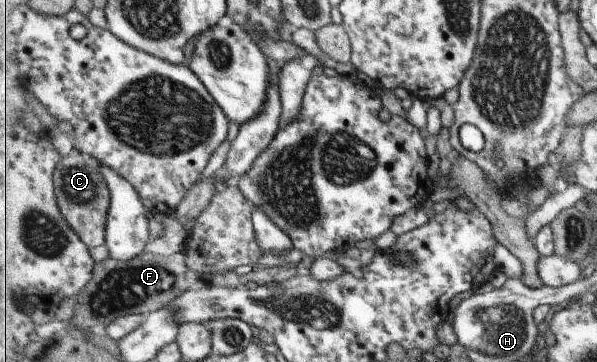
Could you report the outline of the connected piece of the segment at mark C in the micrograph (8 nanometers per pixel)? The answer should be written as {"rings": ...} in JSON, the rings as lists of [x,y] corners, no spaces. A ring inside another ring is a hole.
{"rings":[[[75,149],[67,158],[62,158],[55,172],[55,194],[57,204],[62,208],[65,220],[79,234],[79,238],[89,248],[106,244],[106,224],[111,206],[111,192],[107,180],[101,176],[99,160],[92,155],[83,154]]]}

